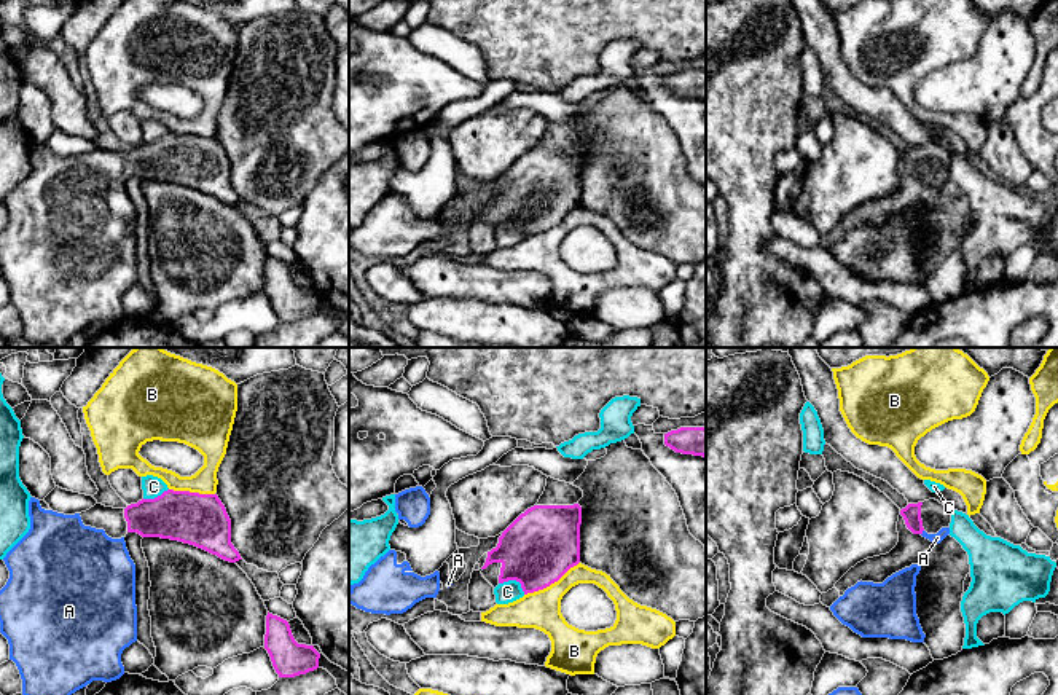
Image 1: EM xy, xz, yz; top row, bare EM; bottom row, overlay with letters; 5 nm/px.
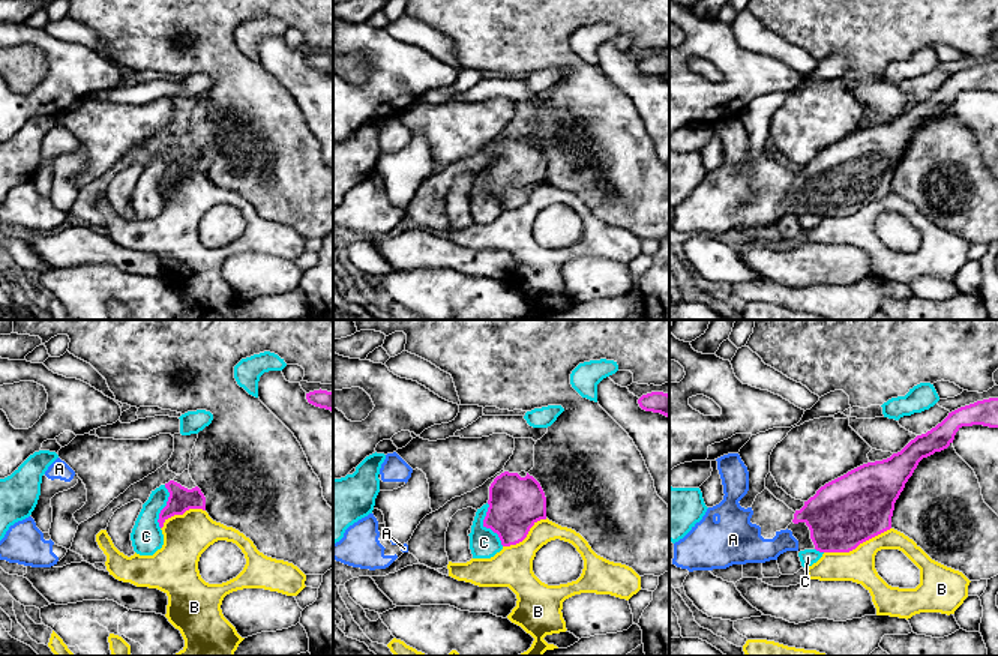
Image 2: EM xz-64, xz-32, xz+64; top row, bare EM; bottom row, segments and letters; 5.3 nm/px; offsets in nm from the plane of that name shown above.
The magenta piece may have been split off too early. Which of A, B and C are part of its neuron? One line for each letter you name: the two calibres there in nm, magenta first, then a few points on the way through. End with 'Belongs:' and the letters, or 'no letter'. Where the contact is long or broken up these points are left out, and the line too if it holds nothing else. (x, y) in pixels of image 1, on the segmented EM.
A: 100 nm thick on the magenta side, 50 nm on the other; runs through yz (912, 514), (912, 520), (921, 533), (937, 537)
Belongs: A

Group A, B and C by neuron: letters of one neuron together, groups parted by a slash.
A / B / C

